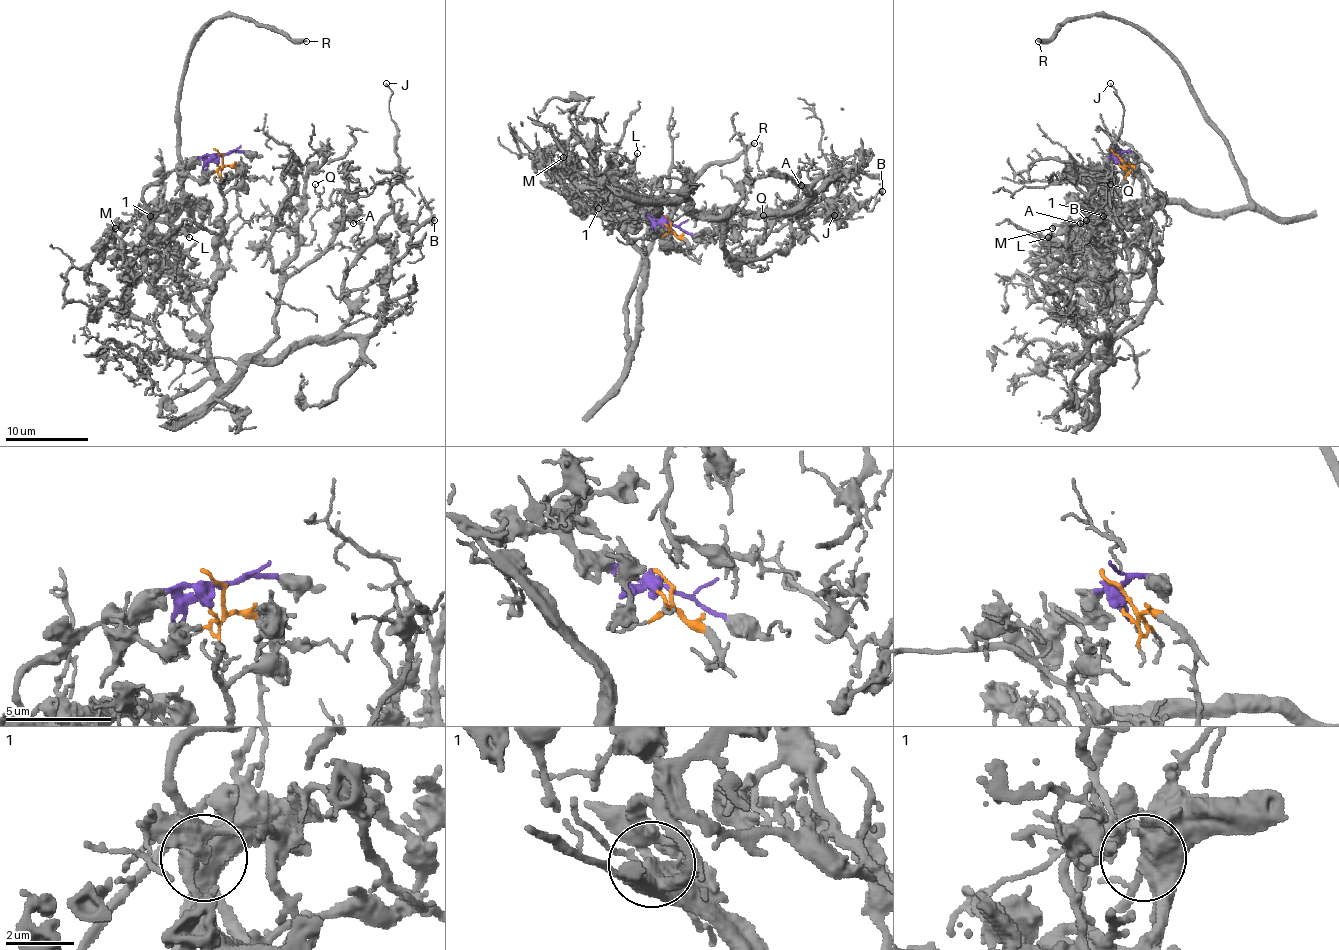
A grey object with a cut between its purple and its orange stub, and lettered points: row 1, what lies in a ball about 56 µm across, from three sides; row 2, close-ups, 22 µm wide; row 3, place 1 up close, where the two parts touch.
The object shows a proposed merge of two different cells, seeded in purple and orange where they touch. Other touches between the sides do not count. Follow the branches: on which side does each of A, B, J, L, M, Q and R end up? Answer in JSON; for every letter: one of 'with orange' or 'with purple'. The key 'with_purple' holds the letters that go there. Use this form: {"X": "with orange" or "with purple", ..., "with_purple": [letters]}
{"A": "with orange", "B": "with orange", "J": "with orange", "L": "with purple", "M": "with purple", "Q": "with orange", "R": "with purple", "with_purple": ["L", "M", "R"]}

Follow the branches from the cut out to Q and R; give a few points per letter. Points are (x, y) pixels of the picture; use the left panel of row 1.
Q: (222, 156), (241, 181), (208, 317), (224, 383), (276, 337), (284, 282), (342, 228), (315, 185)
R: (222, 156), (167, 170), (142, 199), (195, 201), (183, 203), (179, 135), (193, 40), (235, 16), (307, 40)

